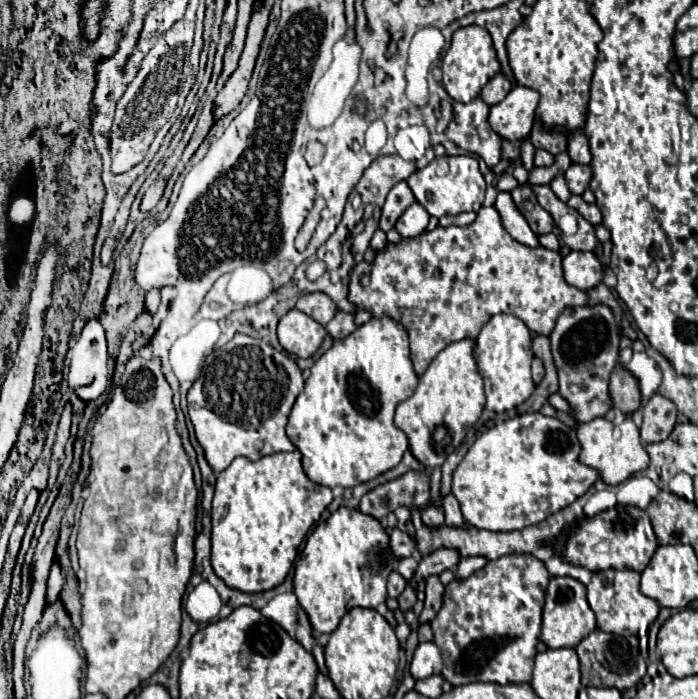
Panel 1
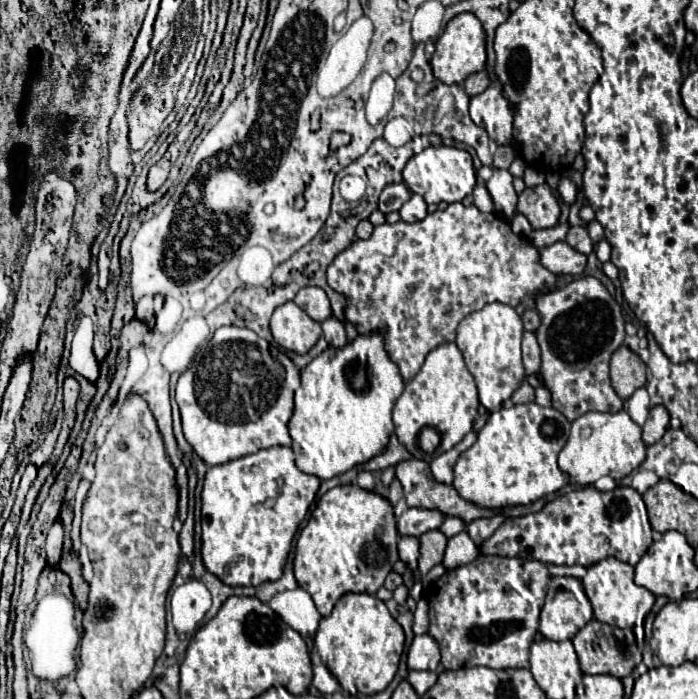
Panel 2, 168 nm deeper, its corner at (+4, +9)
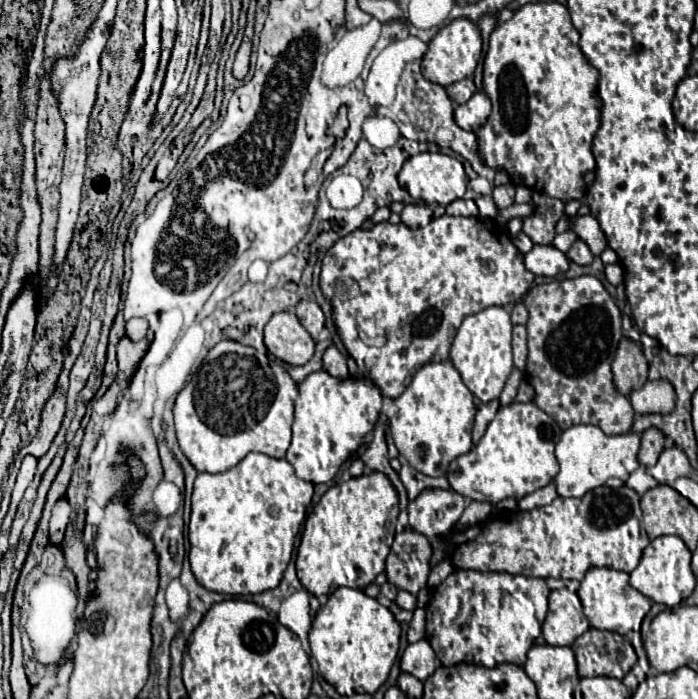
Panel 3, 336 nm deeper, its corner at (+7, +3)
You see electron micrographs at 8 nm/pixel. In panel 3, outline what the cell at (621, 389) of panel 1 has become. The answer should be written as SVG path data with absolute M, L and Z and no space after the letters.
M621 339L617 355L613 359L613 383L621 395L637 391L647 381L649 363L643 357L641 349L631 339Z

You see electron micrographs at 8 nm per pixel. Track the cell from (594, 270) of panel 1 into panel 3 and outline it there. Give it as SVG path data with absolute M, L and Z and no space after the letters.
M535 245L525 255L525 267L543 277L557 277L569 269L569 259L553 245Z

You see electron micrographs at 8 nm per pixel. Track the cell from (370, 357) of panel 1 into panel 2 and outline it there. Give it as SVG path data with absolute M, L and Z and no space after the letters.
M378 333L358 335L354 343L348 343L342 349L328 347L316 359L312 359L302 371L302 385L296 391L296 409L288 423L292 437L292 451L296 453L296 467L304 473L316 475L318 479L332 479L346 473L354 465L360 465L374 455L378 455L392 431L392 407L404 391L404 381L398 367L390 361L384 339Z

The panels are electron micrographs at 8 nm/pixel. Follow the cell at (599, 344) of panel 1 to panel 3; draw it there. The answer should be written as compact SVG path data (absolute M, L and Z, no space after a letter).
M581 275L575 279L561 279L561 281L551 281L547 285L535 285L523 297L523 305L529 311L529 321L525 325L529 337L527 381L535 389L535 403L547 415L551 415L561 425L561 429L569 429L571 425L579 425L579 423L591 423L601 427L609 435L631 431L635 411L629 399L617 393L611 375L611 361L623 337L621 311L613 303L603 283L593 275Z

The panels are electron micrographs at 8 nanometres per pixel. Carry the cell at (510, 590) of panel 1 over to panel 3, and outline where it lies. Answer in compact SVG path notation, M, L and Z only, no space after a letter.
M455 569L439 587L427 605L427 641L445 667L459 663L493 669L503 663L525 665L527 651L541 635L541 621L547 613L549 587L545 579Z

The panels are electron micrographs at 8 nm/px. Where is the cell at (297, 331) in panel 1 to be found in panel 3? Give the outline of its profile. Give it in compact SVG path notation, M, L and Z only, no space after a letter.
M281 311L271 317L265 325L265 345L269 353L289 365L305 365L315 351L313 337L293 311Z

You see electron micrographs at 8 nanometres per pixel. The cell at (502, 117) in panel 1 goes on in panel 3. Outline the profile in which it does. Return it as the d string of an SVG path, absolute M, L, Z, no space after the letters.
M477 91L467 103L455 109L455 121L461 129L477 133L491 113L491 101L483 91Z

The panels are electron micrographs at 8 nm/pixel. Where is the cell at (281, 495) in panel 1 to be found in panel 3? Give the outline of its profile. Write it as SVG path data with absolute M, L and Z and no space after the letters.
M249 453L241 463L223 473L199 473L193 487L189 523L189 561L197 581L205 589L225 595L253 595L275 589L291 561L295 535L305 521L311 497L313 485L301 481L287 459L275 459L263 453Z

